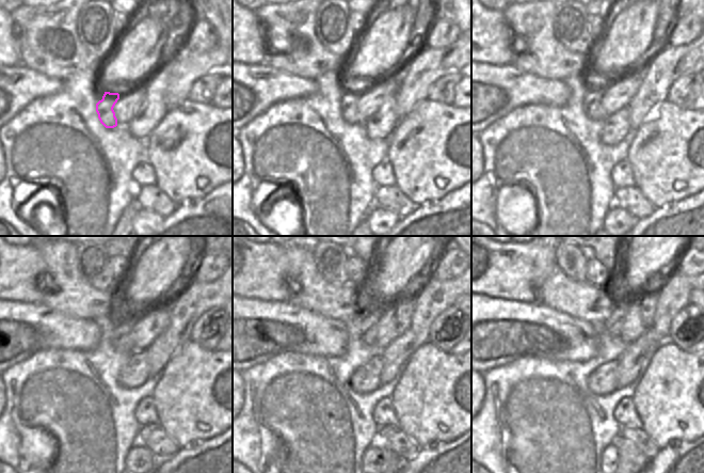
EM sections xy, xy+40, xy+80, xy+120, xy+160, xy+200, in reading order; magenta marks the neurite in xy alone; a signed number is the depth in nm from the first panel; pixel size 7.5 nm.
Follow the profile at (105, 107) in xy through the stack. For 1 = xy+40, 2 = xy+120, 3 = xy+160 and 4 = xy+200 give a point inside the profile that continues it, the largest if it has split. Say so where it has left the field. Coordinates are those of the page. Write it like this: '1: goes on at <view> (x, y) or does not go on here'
1: goes on at xy+40 (350, 113)
2: goes on at xy+120 (122, 339)
3: goes on at xy+160 (368, 325)
4: goes on at xy+200 (612, 324)

